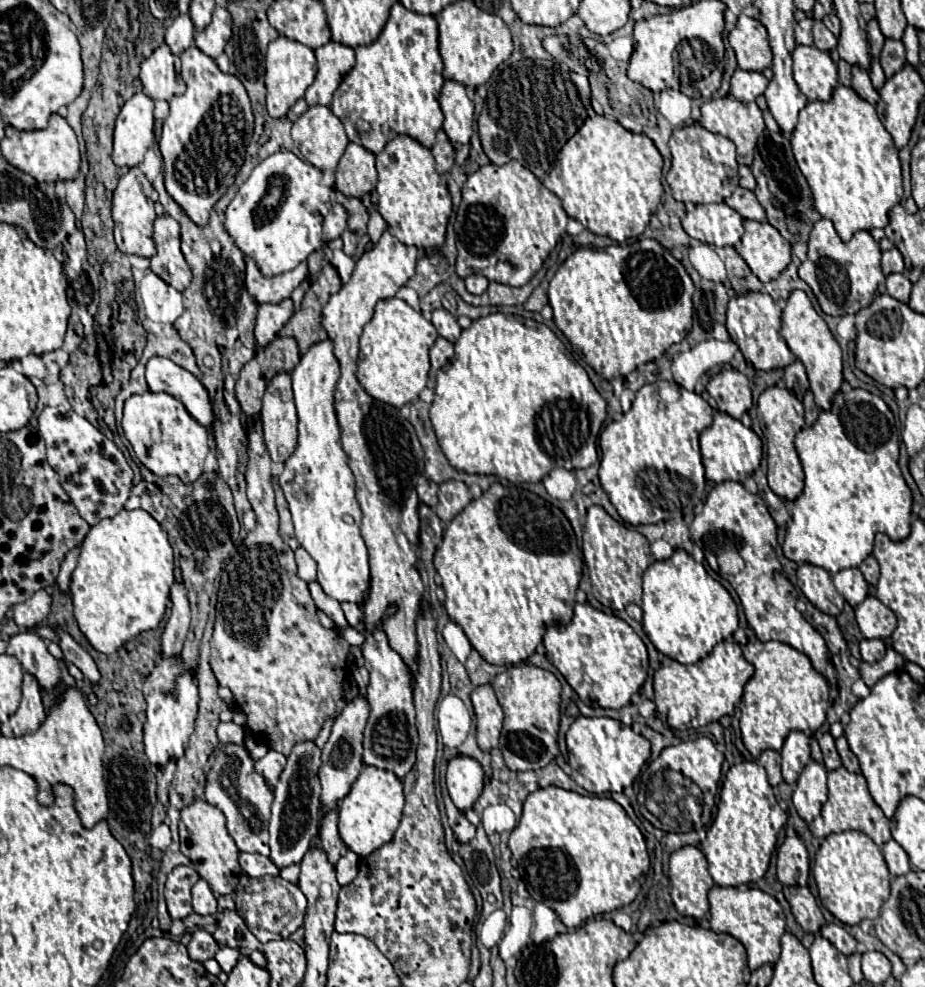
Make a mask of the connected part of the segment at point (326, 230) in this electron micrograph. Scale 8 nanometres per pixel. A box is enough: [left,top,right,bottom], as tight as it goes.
[323,203,349,243]

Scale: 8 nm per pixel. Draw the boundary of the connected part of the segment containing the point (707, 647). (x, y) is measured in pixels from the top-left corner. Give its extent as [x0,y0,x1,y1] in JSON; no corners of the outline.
[641,549,739,665]

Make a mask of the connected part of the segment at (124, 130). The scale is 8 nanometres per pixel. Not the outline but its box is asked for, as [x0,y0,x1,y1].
[113,93,153,167]

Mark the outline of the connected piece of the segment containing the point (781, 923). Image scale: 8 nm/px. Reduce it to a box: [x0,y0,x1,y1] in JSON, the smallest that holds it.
[709,885,785,969]

